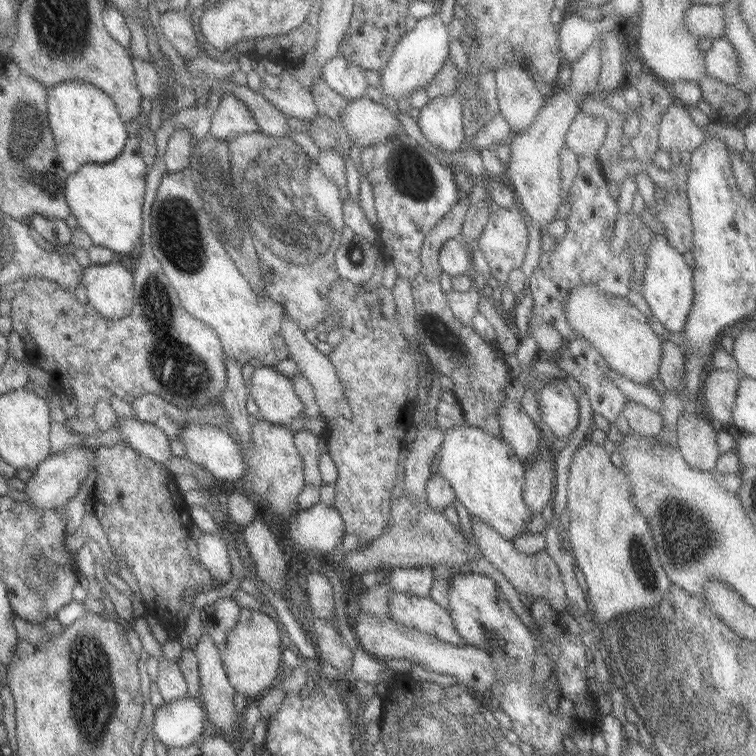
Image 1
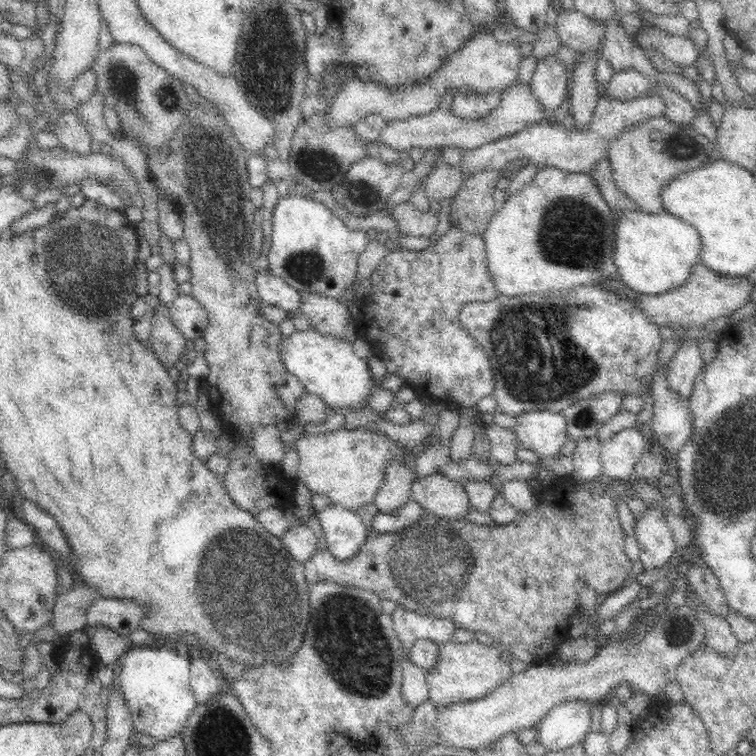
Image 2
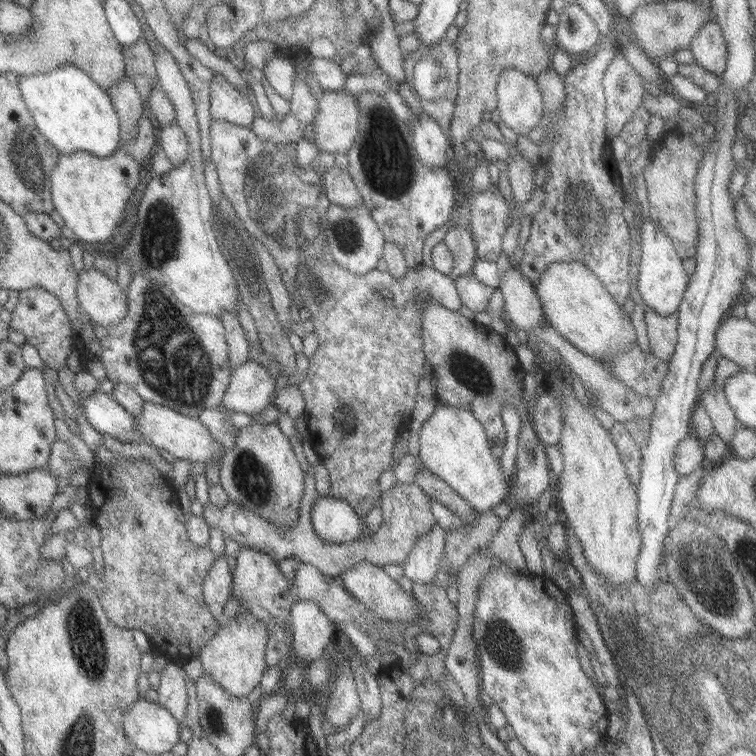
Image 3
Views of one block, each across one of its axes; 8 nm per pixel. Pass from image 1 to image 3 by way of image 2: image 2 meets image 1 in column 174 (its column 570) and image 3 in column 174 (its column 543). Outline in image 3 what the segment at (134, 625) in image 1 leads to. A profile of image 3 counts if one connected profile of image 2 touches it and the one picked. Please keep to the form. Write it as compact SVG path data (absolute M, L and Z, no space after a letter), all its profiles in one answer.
M167 662L167 666L159 670L159 686L155 692L155 704L165 708L179 724L183 724L187 712L187 676L181 666Z

